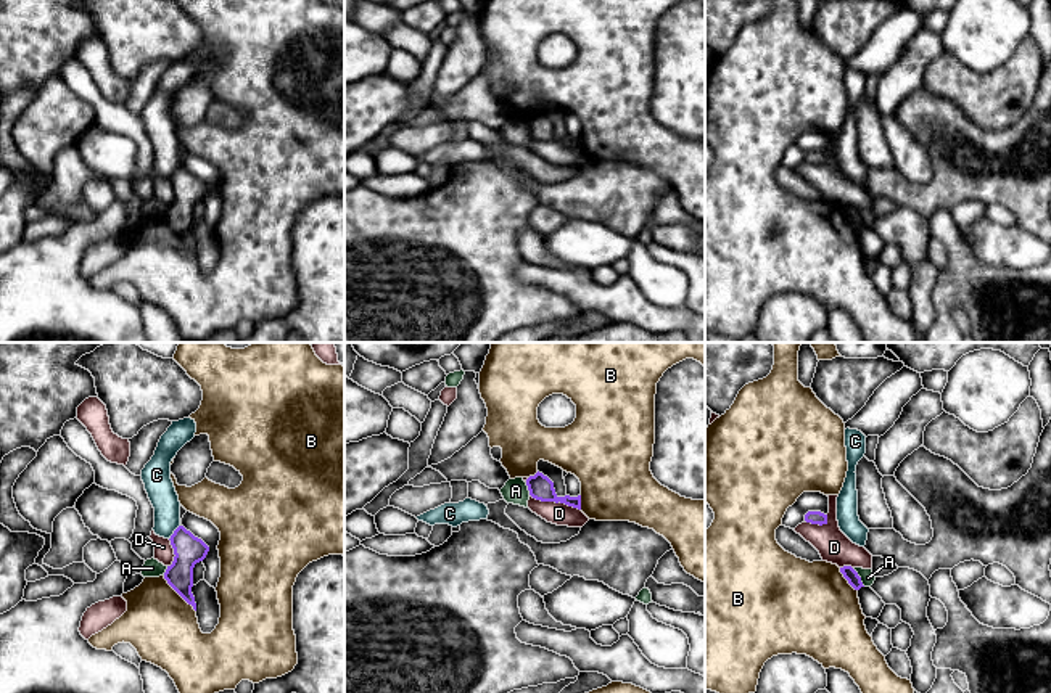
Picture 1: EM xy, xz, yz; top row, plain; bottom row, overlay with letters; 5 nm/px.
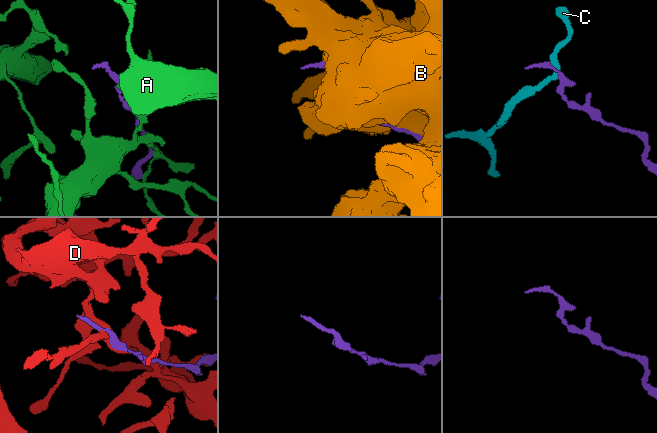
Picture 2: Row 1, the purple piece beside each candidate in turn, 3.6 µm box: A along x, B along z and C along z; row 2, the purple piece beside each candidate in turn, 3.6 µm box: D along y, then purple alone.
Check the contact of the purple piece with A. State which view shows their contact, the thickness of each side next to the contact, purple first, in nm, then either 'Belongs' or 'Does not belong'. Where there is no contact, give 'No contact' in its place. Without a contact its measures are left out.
Touches purple in yz. Thickness 70 nm (purple) against 70 nm. Does not belong

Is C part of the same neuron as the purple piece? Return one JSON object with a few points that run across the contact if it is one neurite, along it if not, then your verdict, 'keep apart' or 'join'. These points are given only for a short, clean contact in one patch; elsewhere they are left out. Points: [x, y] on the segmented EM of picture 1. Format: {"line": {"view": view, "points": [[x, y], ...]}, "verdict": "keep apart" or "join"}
{"line": {"view": "xy", "points": [[179, 524], [169, 539]]}, "verdict": "keep apart"}

